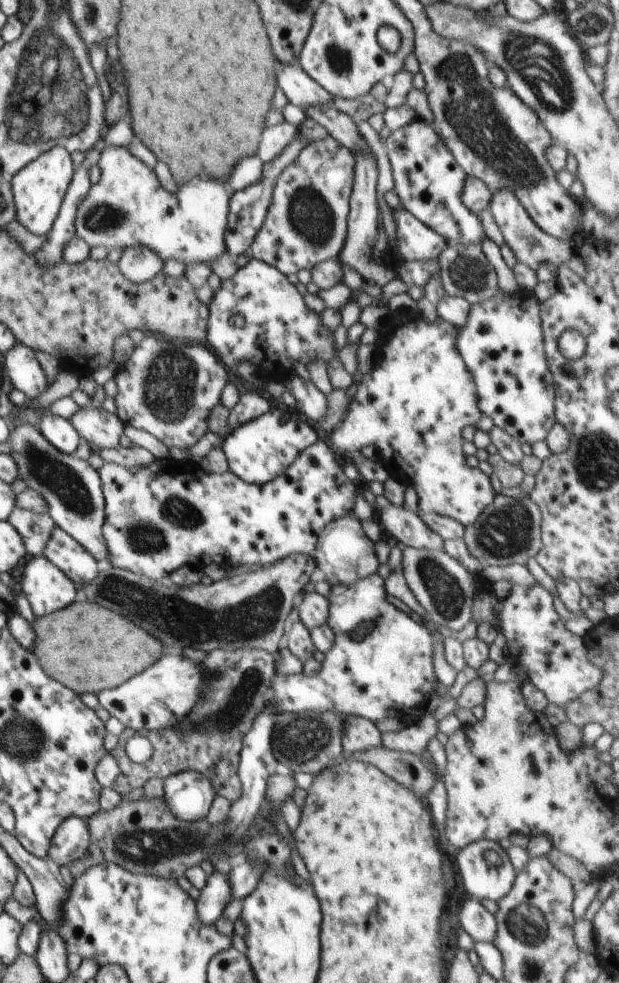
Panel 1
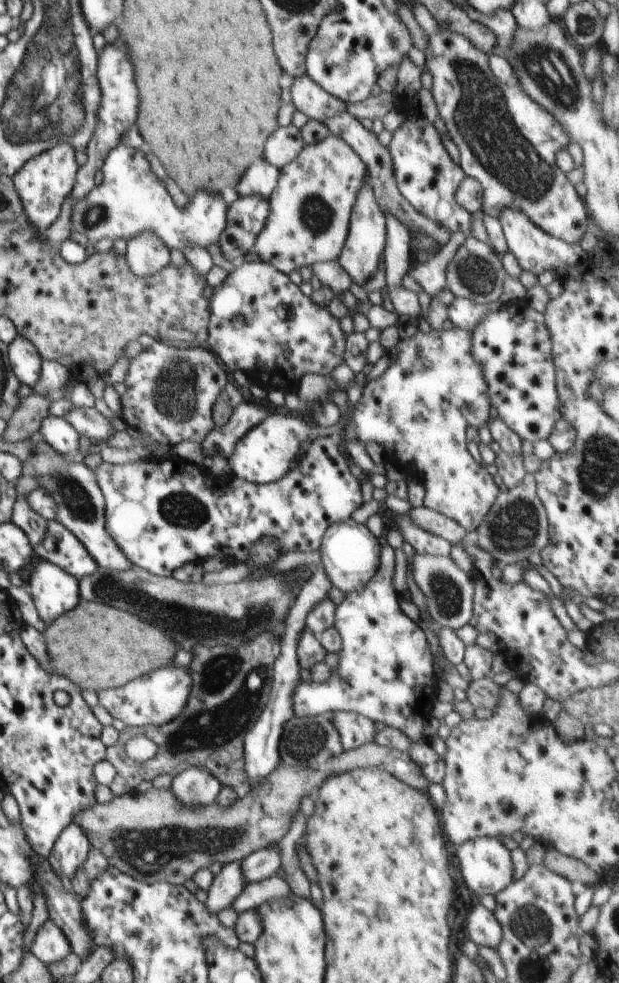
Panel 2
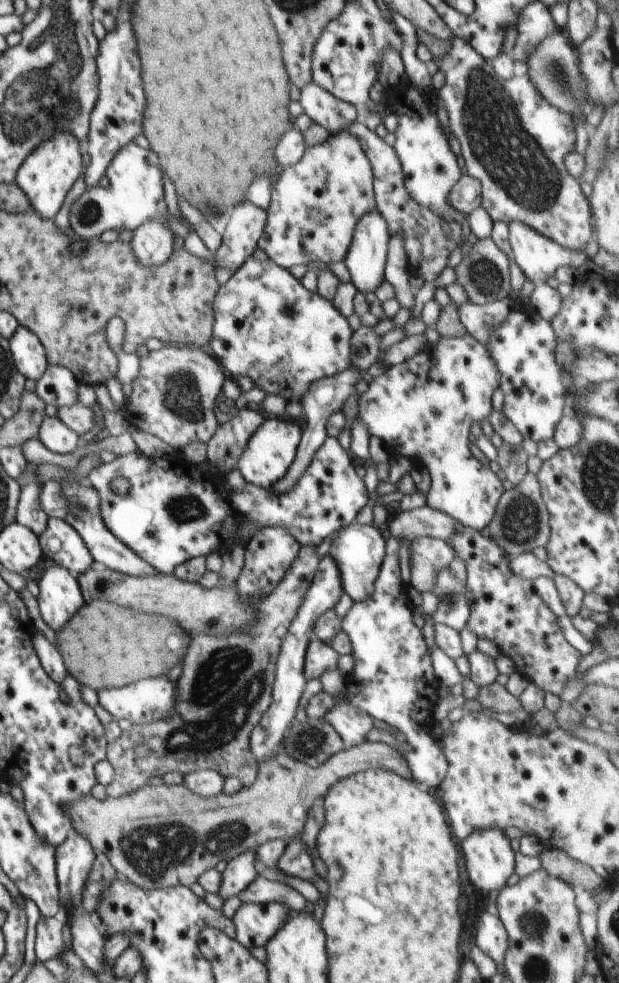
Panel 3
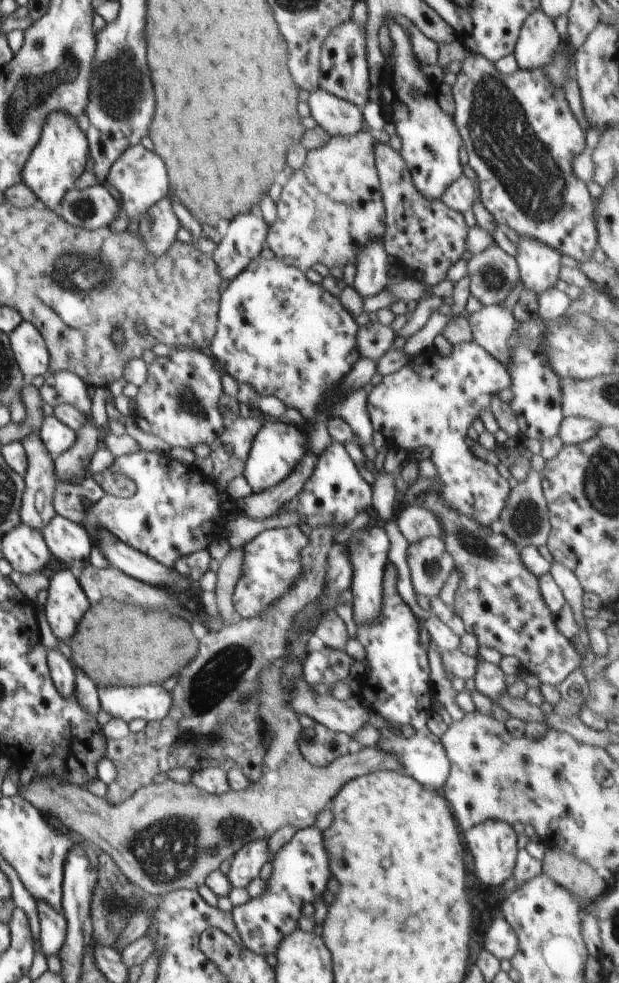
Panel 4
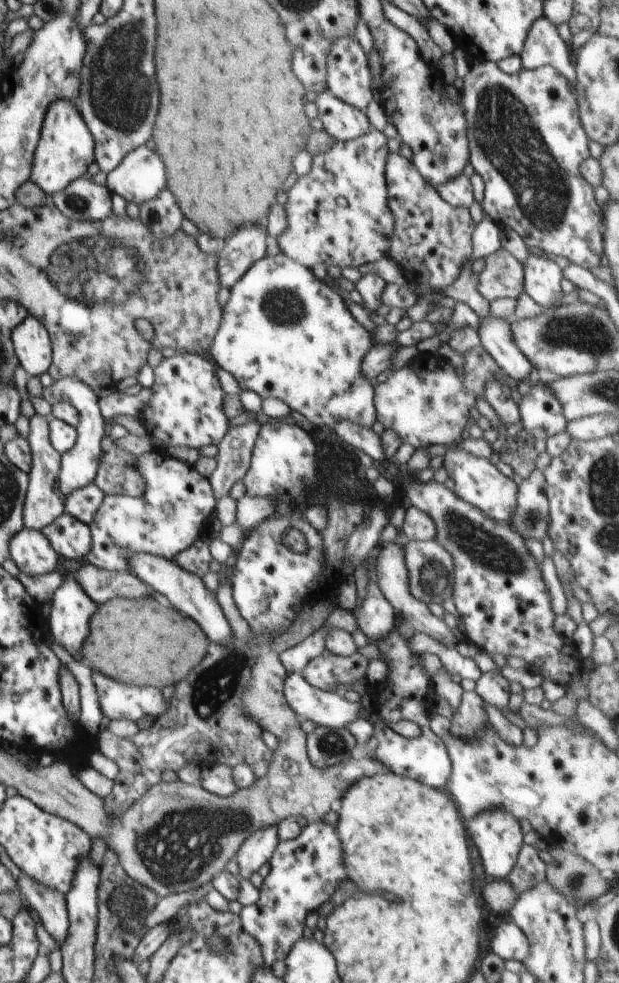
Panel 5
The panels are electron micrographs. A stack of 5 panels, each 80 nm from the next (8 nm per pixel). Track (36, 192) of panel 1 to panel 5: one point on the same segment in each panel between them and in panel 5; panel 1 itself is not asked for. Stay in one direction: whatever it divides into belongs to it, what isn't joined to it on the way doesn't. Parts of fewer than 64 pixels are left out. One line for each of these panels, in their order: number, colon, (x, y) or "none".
2: (43, 182)
3: (49, 171)
4: (58, 160)
5: (66, 148)

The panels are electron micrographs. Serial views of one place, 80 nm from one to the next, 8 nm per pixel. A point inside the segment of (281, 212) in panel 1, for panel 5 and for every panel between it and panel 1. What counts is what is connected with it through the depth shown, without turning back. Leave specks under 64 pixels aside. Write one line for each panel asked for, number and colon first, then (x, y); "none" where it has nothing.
2: (310, 209)
3: (315, 206)
4: (332, 204)
5: (338, 214)

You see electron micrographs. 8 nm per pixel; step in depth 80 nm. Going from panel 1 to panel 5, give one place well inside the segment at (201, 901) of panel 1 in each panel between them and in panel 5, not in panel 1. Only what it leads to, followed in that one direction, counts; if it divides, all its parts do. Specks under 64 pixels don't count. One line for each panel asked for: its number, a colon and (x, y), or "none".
2: (230, 882)
3: (242, 869)
4: (246, 863)
5: (258, 848)

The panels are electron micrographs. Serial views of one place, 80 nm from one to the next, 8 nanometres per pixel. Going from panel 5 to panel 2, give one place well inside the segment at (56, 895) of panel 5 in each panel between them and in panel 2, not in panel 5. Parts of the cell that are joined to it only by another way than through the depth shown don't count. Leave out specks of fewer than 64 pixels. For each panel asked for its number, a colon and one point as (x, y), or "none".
2: (50, 945)
3: (51, 931)
4: (53, 924)

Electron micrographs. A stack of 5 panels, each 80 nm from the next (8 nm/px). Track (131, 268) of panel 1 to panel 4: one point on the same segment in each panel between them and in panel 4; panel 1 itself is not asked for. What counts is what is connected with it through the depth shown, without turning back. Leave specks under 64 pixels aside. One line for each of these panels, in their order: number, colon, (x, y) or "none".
2: (146, 253)
3: (152, 241)
4: (158, 225)

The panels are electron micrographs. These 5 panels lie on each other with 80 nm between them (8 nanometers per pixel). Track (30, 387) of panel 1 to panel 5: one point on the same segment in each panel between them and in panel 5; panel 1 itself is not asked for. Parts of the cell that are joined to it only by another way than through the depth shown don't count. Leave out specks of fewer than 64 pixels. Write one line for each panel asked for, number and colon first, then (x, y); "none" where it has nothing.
2: (24, 357)
3: (28, 352)
4: (30, 350)
5: (31, 342)

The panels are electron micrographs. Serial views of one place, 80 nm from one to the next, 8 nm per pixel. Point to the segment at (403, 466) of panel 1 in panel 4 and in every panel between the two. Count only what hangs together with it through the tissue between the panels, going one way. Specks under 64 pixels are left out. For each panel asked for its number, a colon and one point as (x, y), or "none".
2: (419, 408)
3: (423, 408)
4: (432, 401)

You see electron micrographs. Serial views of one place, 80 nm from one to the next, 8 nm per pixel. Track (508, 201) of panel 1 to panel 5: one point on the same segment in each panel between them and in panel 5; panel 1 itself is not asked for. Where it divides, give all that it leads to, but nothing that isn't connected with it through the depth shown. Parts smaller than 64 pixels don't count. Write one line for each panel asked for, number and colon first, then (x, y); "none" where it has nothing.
2: (535, 251)
3: (538, 257)
4: (539, 266)
5: (542, 276)

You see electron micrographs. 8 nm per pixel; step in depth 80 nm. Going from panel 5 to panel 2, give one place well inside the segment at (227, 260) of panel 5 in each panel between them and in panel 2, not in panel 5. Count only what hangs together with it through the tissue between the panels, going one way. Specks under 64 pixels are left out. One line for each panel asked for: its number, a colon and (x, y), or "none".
2: (246, 217)
3: (247, 223)
4: (246, 237)

